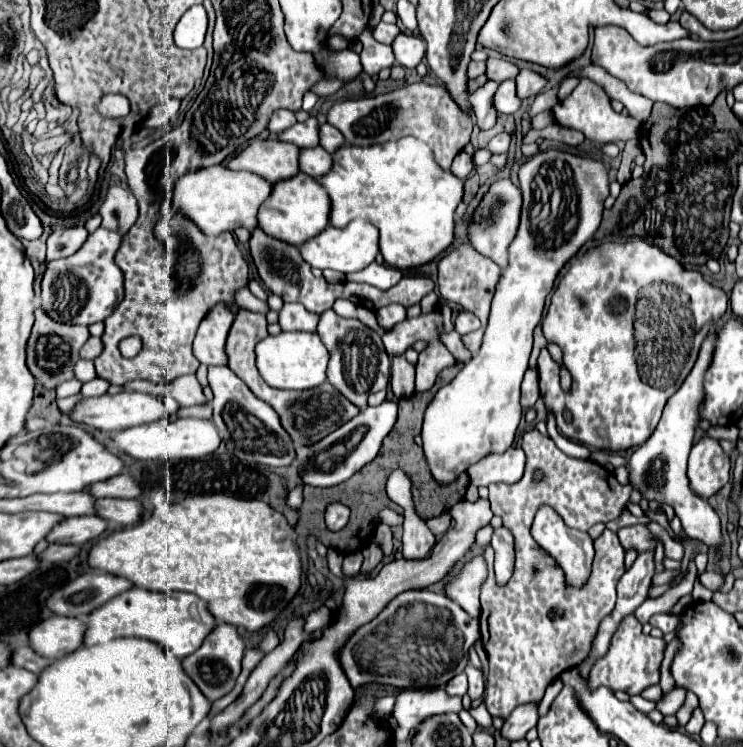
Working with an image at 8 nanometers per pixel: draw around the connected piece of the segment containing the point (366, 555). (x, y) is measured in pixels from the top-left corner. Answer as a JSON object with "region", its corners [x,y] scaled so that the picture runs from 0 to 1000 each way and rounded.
{"region":[[[499,726],[494,734],[489,734],[489,758],[486,758],[486,766],[489,768],[497,768],[515,747],[515,736],[510,728]]]}

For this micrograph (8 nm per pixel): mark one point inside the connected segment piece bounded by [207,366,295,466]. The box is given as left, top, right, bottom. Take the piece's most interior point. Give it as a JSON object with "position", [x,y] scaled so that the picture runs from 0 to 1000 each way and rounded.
{"position":[336,573]}

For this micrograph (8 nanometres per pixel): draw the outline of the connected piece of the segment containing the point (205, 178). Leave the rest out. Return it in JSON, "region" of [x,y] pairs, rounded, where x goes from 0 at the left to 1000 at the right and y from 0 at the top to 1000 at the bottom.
{"region":[[[300,220],[252,230],[230,246],[230,257],[215,276],[214,295],[207,303],[207,313],[215,321],[217,305],[225,305],[236,289],[246,289],[262,297],[262,303],[279,316],[295,316],[297,311],[311,311],[322,303],[341,308],[346,297],[343,292],[346,281],[365,260],[365,252],[367,246],[351,241],[351,236],[338,230],[314,230]]]}

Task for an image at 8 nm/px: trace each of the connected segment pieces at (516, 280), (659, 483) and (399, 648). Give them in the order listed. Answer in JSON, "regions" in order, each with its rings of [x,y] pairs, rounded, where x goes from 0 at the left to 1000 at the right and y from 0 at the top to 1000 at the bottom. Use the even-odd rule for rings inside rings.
{"regions":[[[[742,198],[699,225],[699,249],[704,257],[701,297],[685,332],[685,353],[666,388],[647,469],[602,517],[591,519],[572,552],[569,602],[588,645],[602,648],[631,621],[661,605],[680,605],[690,594],[701,562],[699,514],[715,477],[717,442],[728,431],[734,399],[755,359],[809,300],[812,270],[820,262],[820,233],[809,214]]],[[[954,447],[941,469],[941,479],[938,479],[933,495],[927,498],[927,503],[919,511],[919,517],[898,535],[887,570],[882,573],[876,586],[868,594],[863,594],[847,613],[847,645],[873,672],[906,677],[908,688],[917,693],[922,715],[968,739],[968,734],[973,731],[968,691],[952,675],[952,669],[946,669],[930,659],[927,643],[922,635],[925,632],[925,610],[933,597],[933,581],[941,568],[941,541],[946,535],[946,501],[957,485],[960,461],[962,461],[962,450]]],[[[553,790],[532,798],[499,833],[483,838],[470,851],[470,857],[456,867],[454,881],[475,924],[491,916],[513,916],[540,924],[594,921],[610,905],[623,900],[626,889],[631,889],[634,859],[637,859],[637,846],[629,841],[629,819],[618,809],[580,790]]]]}

